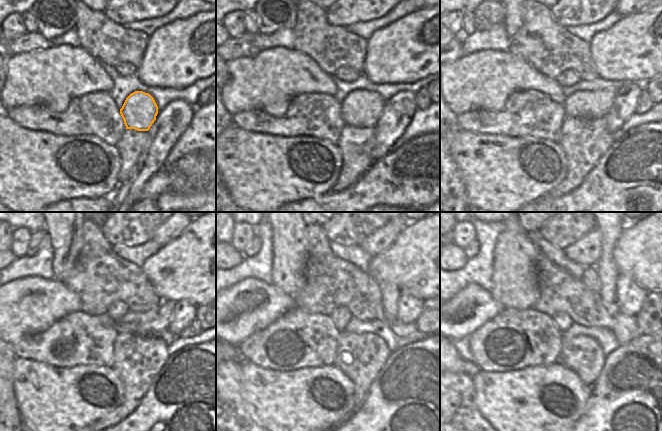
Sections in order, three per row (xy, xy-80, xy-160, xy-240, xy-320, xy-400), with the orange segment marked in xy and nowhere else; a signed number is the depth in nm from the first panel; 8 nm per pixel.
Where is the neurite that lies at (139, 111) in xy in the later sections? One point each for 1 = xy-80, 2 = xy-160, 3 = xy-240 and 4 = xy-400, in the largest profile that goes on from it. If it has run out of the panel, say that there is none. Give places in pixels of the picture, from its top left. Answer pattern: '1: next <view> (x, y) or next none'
1: next xy-80 (361, 108)
2: next xy-160 (584, 104)
3: next xy-240 (157, 327)
4: next xy-400 (607, 271)

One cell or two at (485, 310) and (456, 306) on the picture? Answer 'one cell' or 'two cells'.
one cell

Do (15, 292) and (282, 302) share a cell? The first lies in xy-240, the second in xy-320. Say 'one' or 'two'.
one

